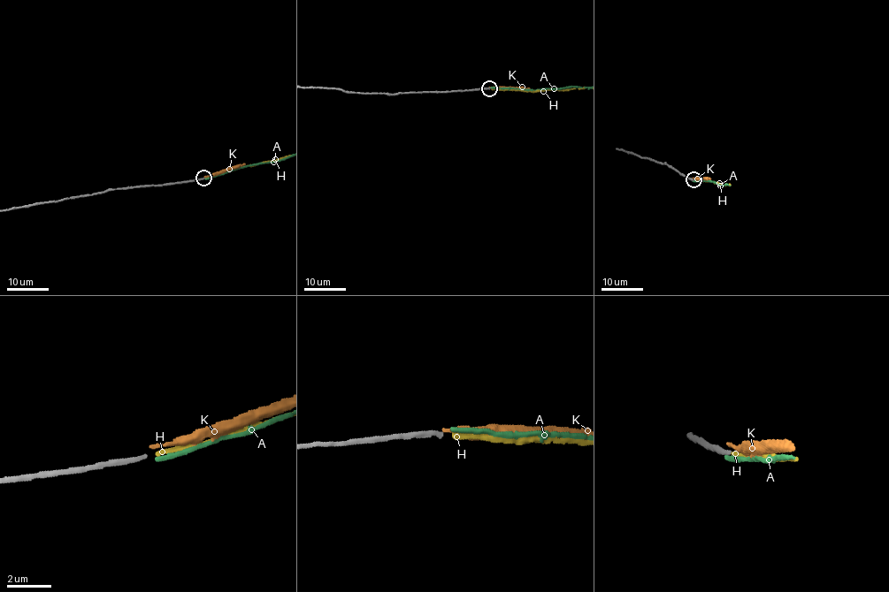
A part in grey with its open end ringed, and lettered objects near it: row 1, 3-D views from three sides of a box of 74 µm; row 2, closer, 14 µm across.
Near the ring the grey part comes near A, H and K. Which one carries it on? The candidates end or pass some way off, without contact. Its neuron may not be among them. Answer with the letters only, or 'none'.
H

